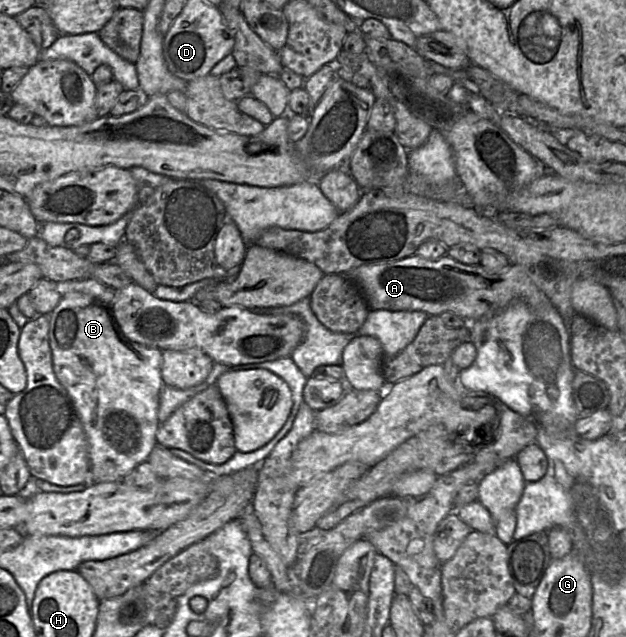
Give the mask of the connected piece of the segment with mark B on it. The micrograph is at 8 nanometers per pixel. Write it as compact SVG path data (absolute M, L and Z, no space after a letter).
M70 293L62 297L49 315L53 370L72 398L86 434L92 484L120 481L147 460L158 443L160 426L158 411L163 386L163 351L129 340L113 315L112 306L83 293Z

